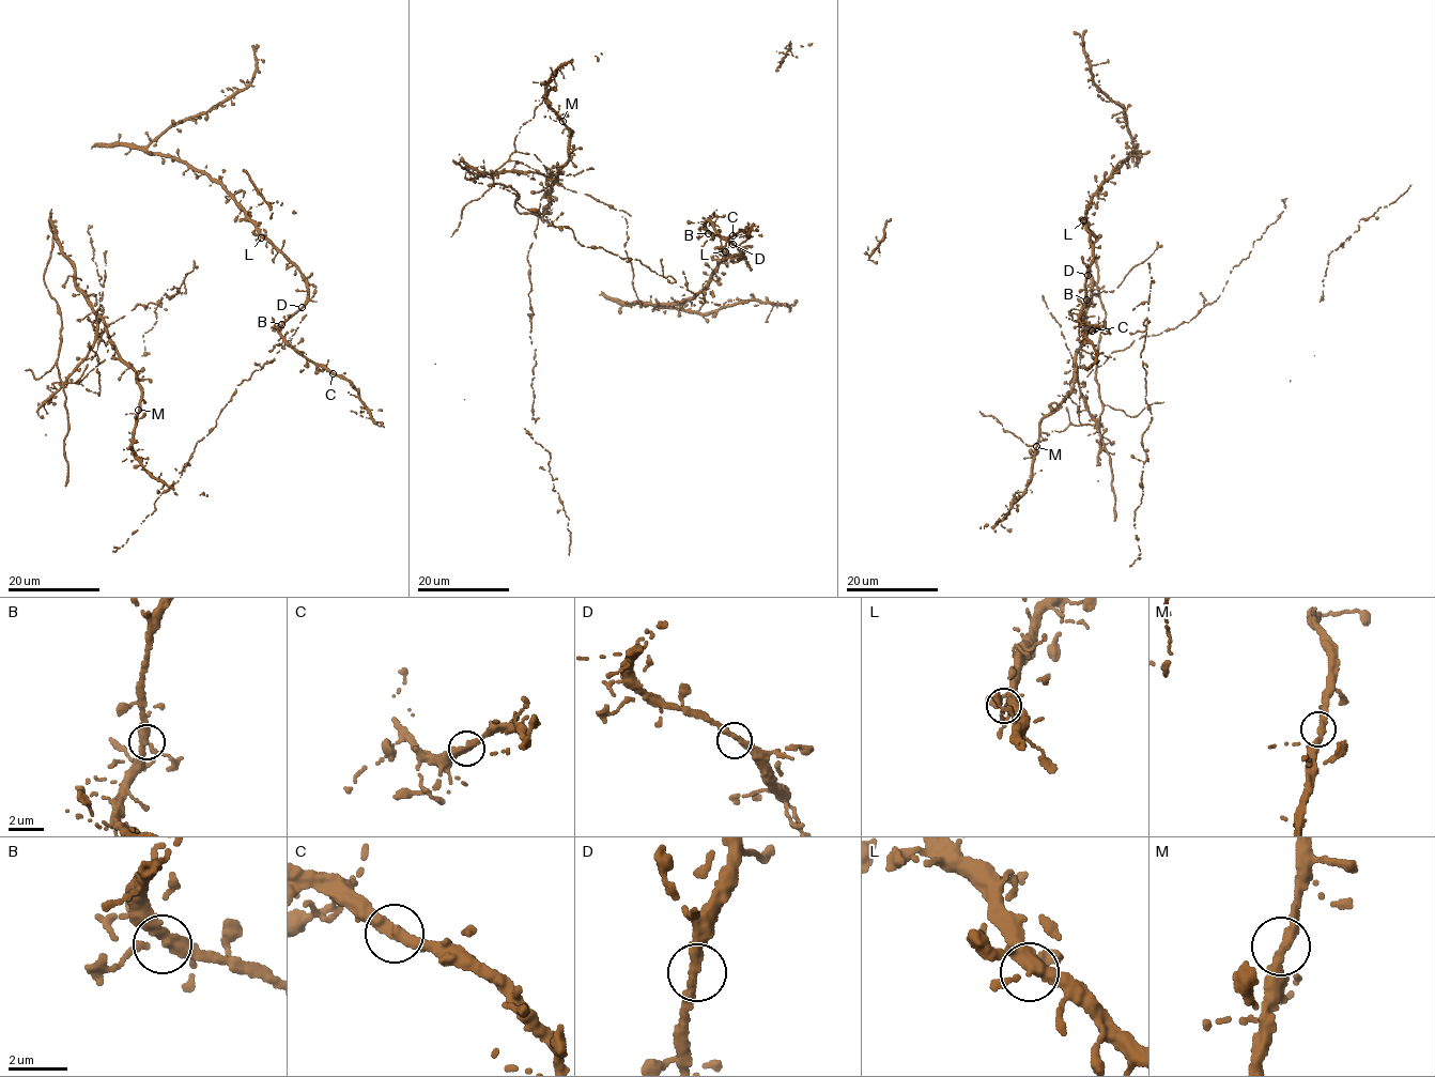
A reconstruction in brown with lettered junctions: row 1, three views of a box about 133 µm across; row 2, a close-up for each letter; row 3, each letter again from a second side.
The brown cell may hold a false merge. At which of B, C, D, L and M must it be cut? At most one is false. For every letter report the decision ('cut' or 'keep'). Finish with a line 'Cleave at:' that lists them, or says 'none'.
B: keep
C: keep
D: keep
L: keep
M: keep
Cleave at: none

